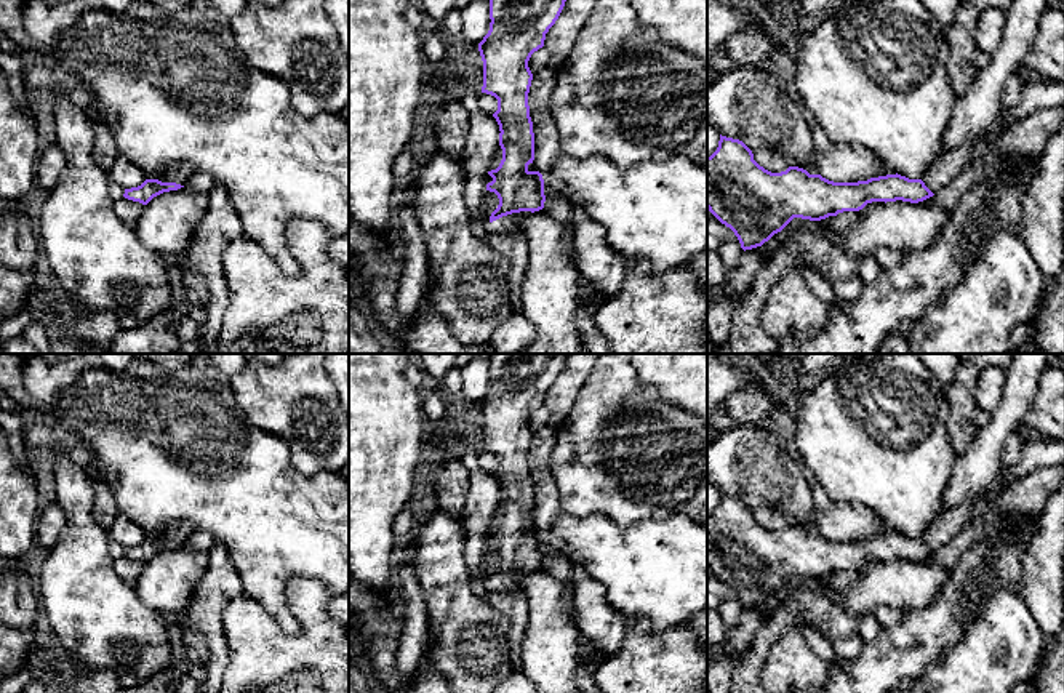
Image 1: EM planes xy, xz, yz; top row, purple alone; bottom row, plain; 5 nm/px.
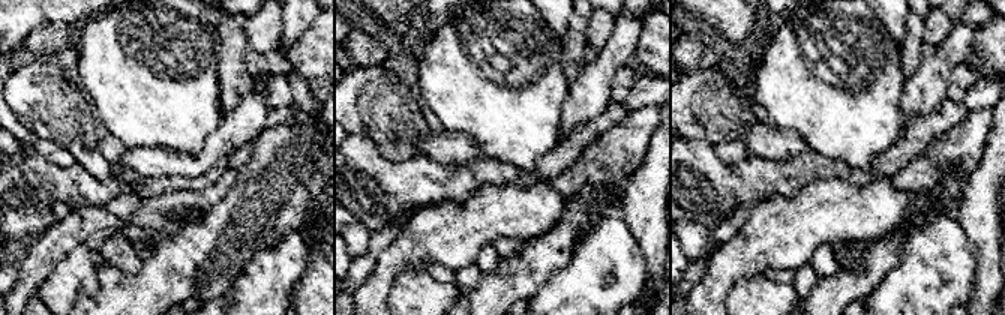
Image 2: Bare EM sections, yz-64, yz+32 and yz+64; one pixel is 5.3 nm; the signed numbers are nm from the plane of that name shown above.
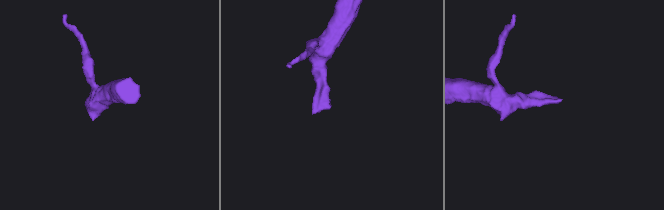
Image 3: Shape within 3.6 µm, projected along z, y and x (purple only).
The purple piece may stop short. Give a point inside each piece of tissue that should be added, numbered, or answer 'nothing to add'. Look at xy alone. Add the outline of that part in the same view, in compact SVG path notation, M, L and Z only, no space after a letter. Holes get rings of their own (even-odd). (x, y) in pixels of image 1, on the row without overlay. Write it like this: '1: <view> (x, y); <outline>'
1: xy (180, 532); M174 523L165 528L165 531L157 538L162 541L176 541L186 544L192 533L194 527L190 523Z

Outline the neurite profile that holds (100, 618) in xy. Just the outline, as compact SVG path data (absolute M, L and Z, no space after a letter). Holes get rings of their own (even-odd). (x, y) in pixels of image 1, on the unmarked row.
M62 450L51 453L66 528L35 575L51 634L91 667L157 674L176 651L174 631L115 573L109 533L93 517L94 480L88 469Z

